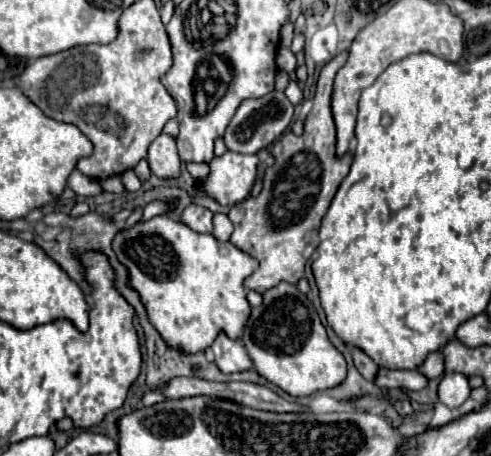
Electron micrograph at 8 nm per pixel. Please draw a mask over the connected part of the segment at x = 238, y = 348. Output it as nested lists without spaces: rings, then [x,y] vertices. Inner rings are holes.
[[[219,334],[217,340],[211,346],[215,354],[215,364],[223,374],[233,372],[245,372],[253,368],[253,362],[245,350],[245,346],[239,340],[231,340],[225,334]]]

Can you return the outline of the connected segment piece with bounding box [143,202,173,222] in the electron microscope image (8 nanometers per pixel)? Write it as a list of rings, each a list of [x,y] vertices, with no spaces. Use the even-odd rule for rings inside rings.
[[[151,202],[151,204],[147,204],[147,208],[143,210],[143,222],[147,222],[147,220],[151,220],[153,216],[159,216],[159,214],[163,214],[165,210],[167,210],[167,206],[173,206],[173,202]]]

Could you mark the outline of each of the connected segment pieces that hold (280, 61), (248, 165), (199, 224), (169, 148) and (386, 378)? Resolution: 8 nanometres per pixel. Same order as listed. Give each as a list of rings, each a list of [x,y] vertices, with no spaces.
[[[279,46],[279,50],[277,50],[277,66],[279,66],[279,70],[287,72],[289,76],[293,76],[295,74],[295,68],[297,68],[295,54],[289,48]]]
[[[227,150],[209,162],[211,172],[205,180],[205,192],[221,206],[243,202],[257,180],[259,158],[255,154],[239,154]]]
[[[187,206],[181,212],[181,222],[195,232],[211,232],[213,230],[211,218],[213,218],[213,212],[203,206]]]
[[[161,134],[151,146],[149,146],[149,168],[151,172],[165,180],[165,178],[179,178],[181,174],[181,158],[177,154],[175,140],[167,134]]]
[[[379,368],[375,376],[379,388],[403,388],[403,390],[421,390],[427,386],[427,378],[417,370],[391,370]]]

